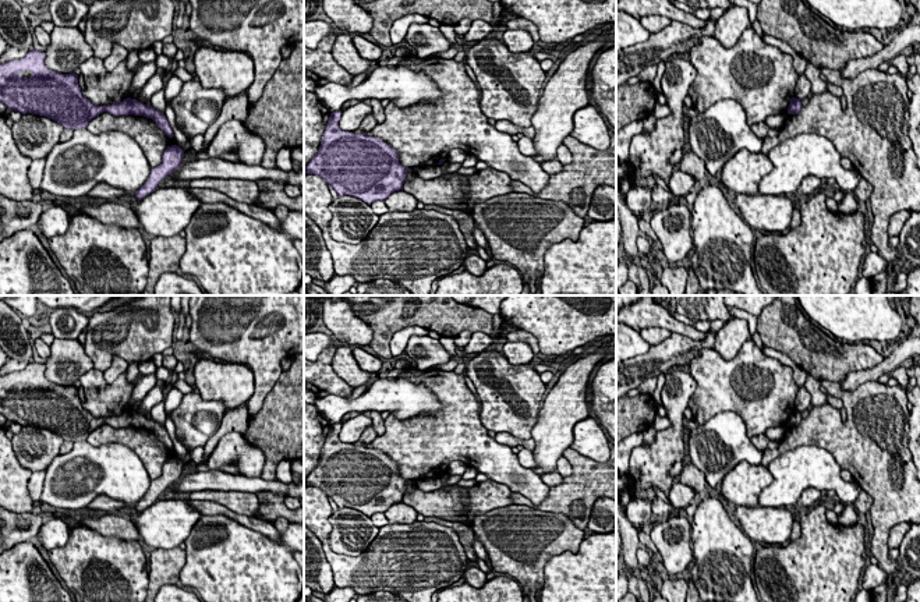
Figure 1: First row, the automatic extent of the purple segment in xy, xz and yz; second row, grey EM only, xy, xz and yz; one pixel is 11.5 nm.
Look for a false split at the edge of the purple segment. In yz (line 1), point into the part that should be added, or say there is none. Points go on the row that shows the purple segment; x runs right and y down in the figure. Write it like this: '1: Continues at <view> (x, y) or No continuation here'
1: No continuation here

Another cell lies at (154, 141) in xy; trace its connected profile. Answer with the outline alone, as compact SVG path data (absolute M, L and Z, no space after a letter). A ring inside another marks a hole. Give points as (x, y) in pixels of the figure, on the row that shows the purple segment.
M103 111L89 121L86 130L92 134L107 131L128 134L141 146L151 169L162 163L162 156L169 146L177 145L174 138L169 138L152 118L132 118L130 114L113 116Z

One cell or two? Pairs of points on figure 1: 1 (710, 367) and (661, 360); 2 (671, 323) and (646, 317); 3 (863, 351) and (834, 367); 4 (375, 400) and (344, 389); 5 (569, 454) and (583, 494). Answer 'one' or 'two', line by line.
1: two
2: one
3: one
4: two
5: one

